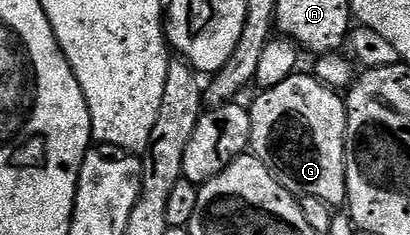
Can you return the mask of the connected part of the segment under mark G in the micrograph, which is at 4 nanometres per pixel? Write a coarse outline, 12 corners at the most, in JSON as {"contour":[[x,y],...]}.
{"contour":[[296,72],[249,150],[296,199],[347,201],[347,103]]}

